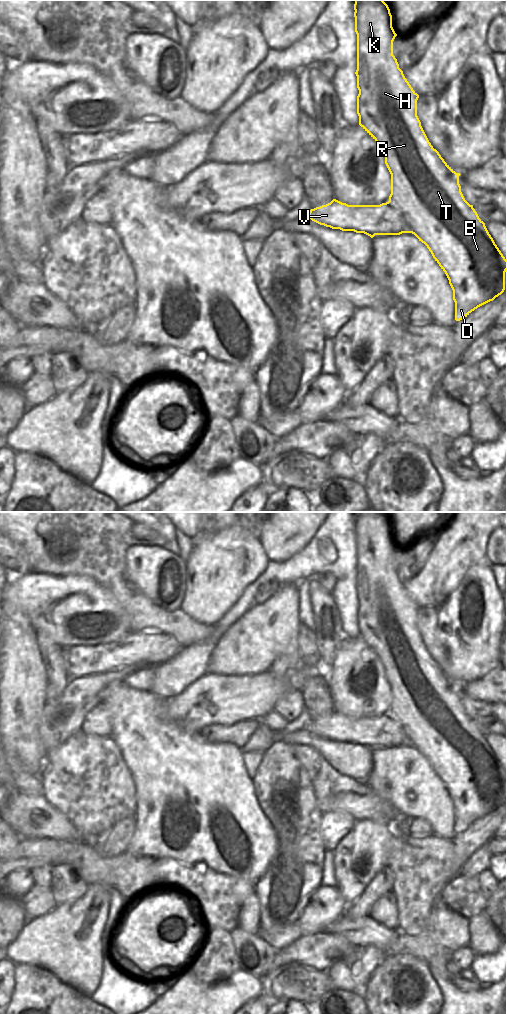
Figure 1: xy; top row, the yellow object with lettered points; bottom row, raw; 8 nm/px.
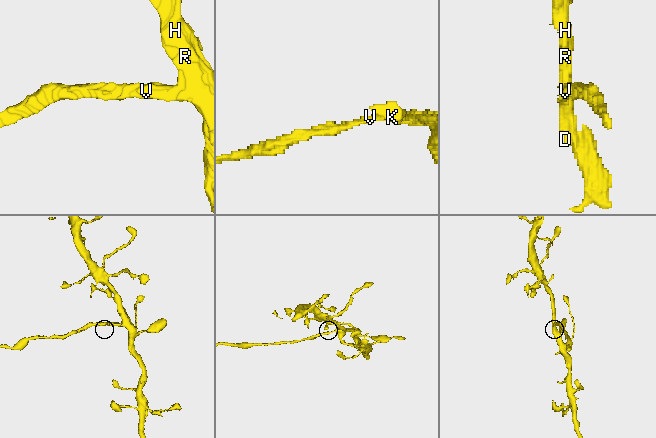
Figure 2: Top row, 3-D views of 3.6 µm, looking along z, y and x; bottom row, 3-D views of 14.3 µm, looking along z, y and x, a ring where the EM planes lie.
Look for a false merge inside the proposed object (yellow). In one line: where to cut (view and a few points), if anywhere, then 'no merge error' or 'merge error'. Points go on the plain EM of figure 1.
xy (389, 712), (392, 719), (373, 738), (374, 746) | merge error

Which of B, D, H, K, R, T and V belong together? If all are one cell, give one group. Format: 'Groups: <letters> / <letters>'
Groups: B D H K R T / V

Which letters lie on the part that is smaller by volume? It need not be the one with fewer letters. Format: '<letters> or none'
V

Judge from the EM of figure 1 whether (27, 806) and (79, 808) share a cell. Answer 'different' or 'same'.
different

